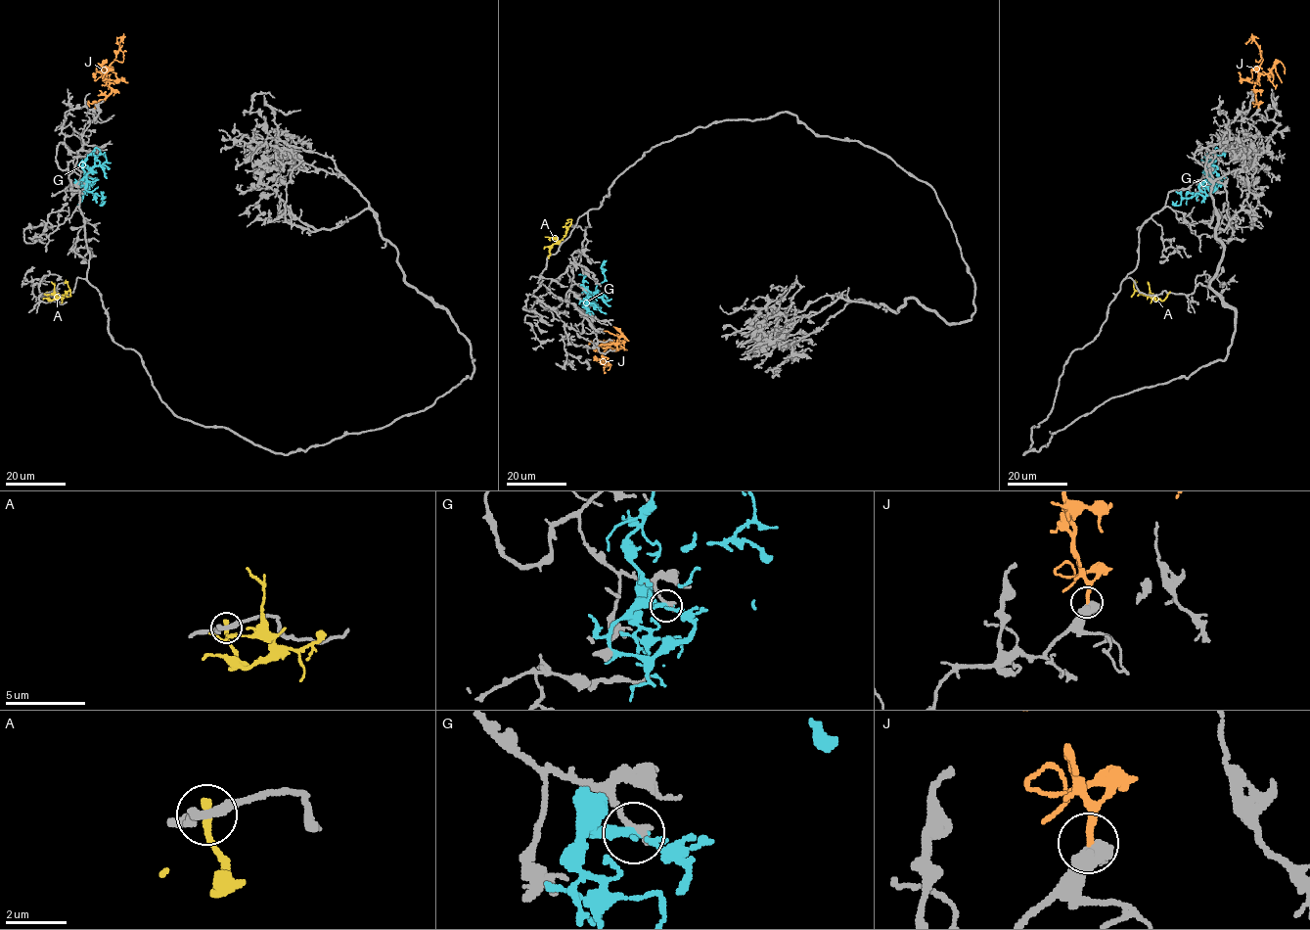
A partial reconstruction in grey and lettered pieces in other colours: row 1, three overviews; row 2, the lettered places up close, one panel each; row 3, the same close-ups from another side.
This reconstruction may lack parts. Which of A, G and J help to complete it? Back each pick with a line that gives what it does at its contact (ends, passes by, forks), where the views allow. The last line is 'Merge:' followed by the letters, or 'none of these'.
Merge: none of these

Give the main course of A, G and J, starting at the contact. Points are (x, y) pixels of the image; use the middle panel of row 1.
A: (548, 256), (549, 248), (565, 234), (570, 223), (564, 224)
G: (591, 314), (584, 303), (587, 288), (594, 294), (597, 285), (604, 280), (602, 263), (604, 265)
J: (595, 347), (612, 343), (607, 347), (617, 349), (621, 341), (616, 333)

